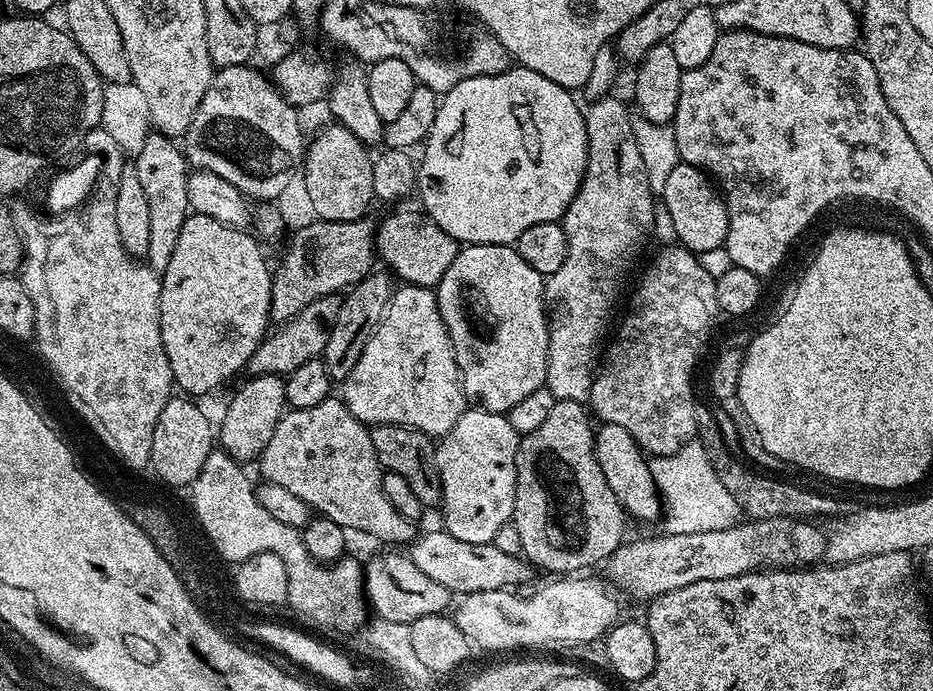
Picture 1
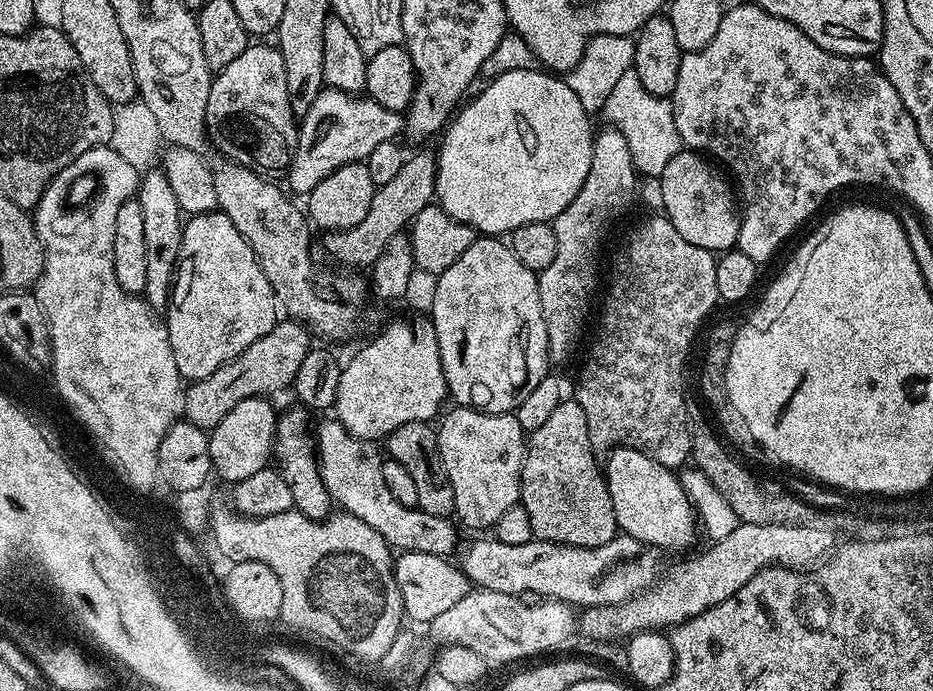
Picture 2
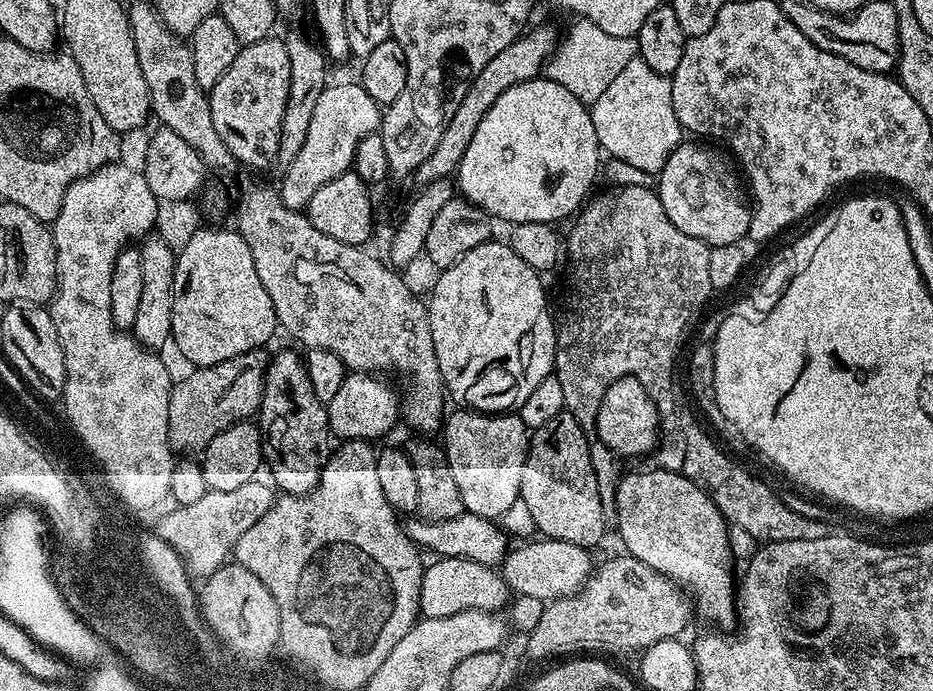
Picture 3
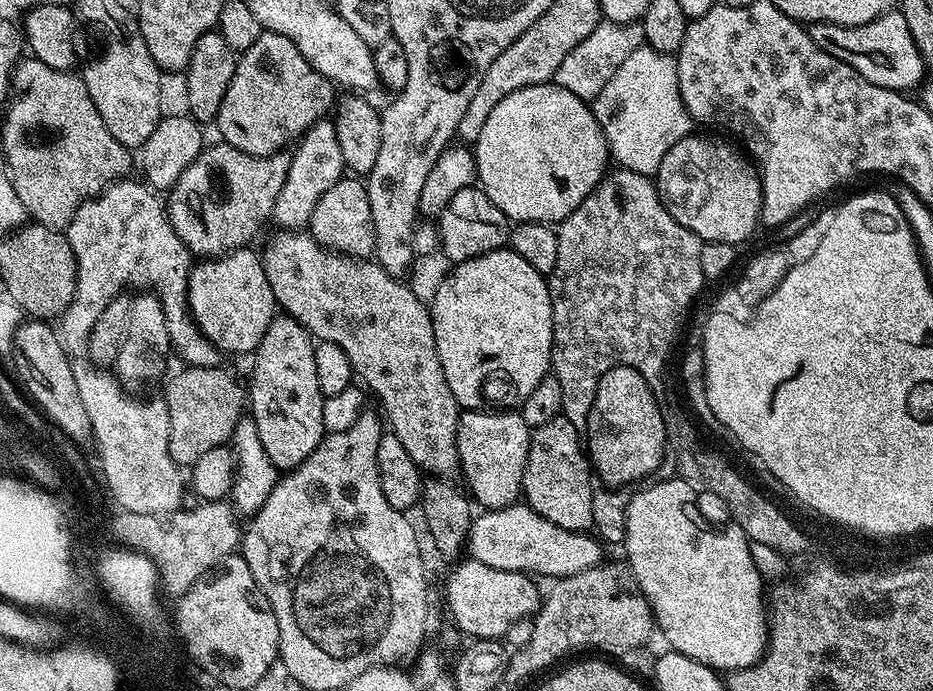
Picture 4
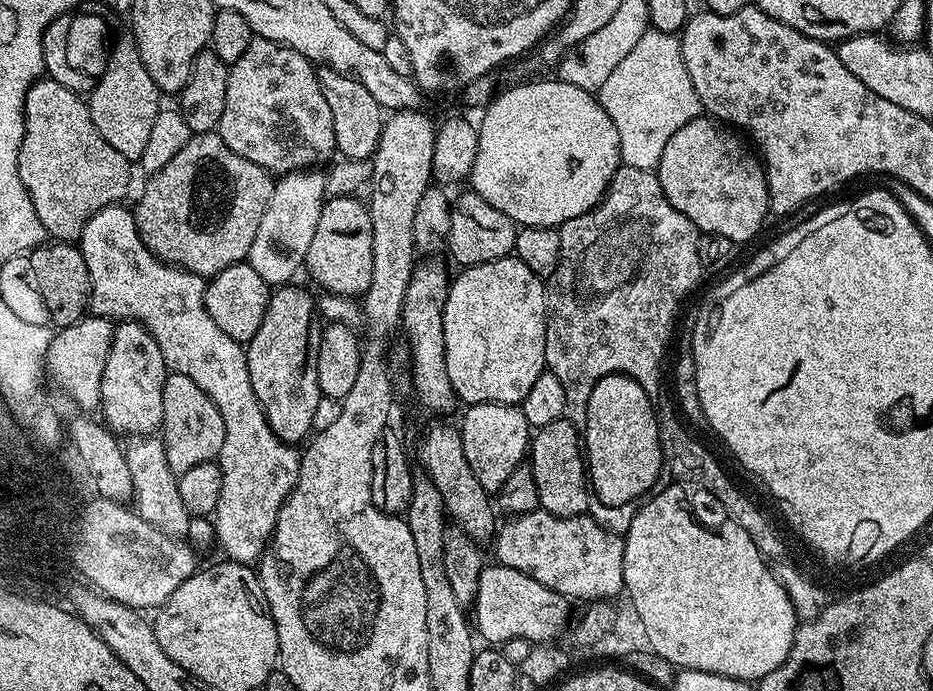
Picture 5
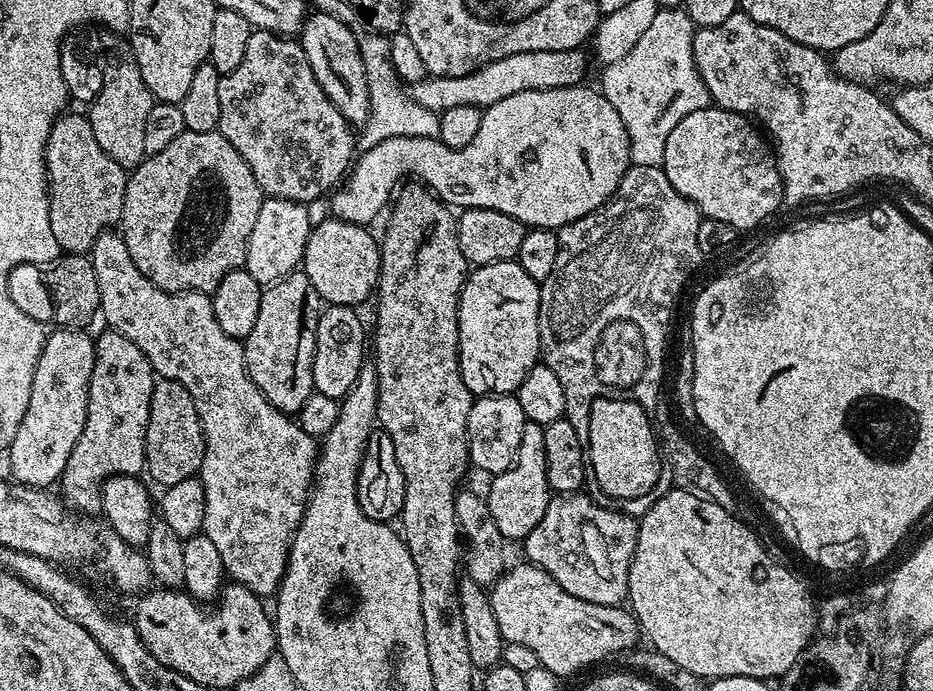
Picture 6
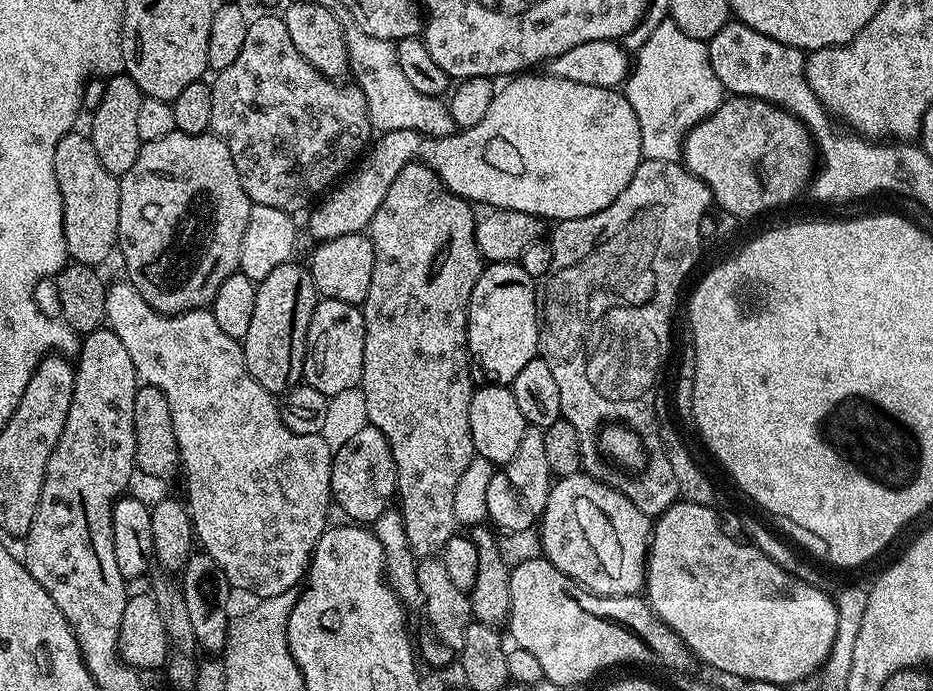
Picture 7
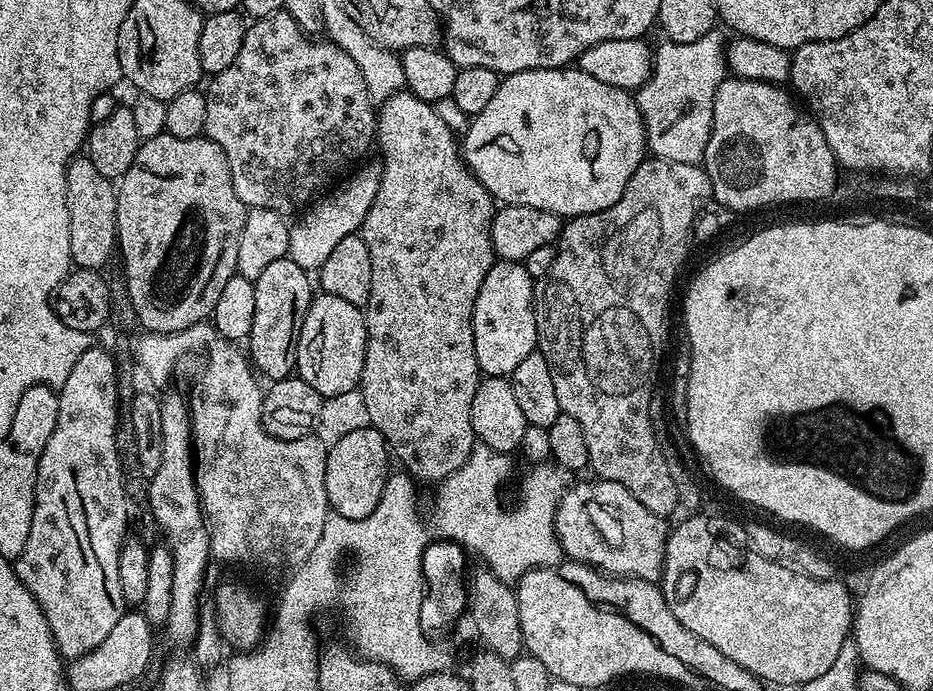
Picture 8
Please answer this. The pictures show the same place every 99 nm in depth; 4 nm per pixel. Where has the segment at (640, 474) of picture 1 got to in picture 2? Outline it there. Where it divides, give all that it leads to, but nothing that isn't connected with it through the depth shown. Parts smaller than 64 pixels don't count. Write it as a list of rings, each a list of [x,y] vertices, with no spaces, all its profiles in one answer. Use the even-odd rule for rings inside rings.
[[[614,448],[607,453],[602,471],[608,481],[610,502],[614,502],[617,529],[649,549],[680,552],[695,542],[696,532],[698,536],[696,509],[680,485],[679,475],[660,460],[663,459],[633,448]]]

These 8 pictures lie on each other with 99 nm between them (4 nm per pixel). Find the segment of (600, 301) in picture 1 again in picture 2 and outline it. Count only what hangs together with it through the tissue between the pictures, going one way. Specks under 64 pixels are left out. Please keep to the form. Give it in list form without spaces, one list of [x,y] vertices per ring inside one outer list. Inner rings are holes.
[[[611,126],[595,133],[592,141],[590,174],[582,182],[582,190],[550,221],[554,238],[558,238],[558,254],[546,270],[538,273],[538,302],[542,302],[542,322],[546,322],[548,359],[553,365],[564,364],[572,356],[580,331],[584,328],[584,311],[588,308],[588,295],[596,288],[596,252],[604,231],[619,216],[624,216],[636,200],[638,173],[630,158],[630,148],[618,130]]]

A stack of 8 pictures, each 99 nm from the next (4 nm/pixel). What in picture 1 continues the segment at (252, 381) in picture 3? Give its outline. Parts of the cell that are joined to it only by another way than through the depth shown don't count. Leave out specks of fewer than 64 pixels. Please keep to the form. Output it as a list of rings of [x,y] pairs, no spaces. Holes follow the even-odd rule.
[[[323,296],[312,300],[297,316],[283,321],[276,333],[265,335],[264,341],[256,347],[256,353],[248,360],[247,371],[253,376],[287,377],[288,373],[298,370],[302,362],[323,357],[326,342],[330,342],[330,330],[334,318],[338,318],[341,297]]]

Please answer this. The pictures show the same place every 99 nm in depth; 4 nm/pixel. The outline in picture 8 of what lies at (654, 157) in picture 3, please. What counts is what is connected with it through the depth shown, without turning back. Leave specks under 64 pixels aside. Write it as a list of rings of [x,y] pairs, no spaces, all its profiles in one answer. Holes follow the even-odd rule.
[[[714,30],[698,38],[698,42],[664,42],[660,49],[655,49],[650,78],[635,93],[636,104],[644,119],[646,148],[655,159],[687,164],[700,164],[703,161],[714,122],[714,96],[725,79],[726,40],[719,36],[719,31]]]

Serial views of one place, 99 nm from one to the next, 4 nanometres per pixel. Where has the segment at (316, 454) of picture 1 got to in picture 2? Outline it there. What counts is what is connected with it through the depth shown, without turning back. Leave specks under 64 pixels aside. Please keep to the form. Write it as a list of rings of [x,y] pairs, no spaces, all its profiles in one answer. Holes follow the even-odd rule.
[[[329,418],[321,426],[320,433],[315,433],[314,443],[322,482],[328,497],[339,511],[348,512],[354,518],[366,522],[370,530],[378,530],[388,547],[397,553],[417,552],[448,558],[452,551],[457,551],[457,525],[449,517],[426,514],[418,507],[407,508],[394,498],[394,494],[390,494],[380,469],[382,452],[376,449],[379,447],[375,443],[354,438],[335,418]]]

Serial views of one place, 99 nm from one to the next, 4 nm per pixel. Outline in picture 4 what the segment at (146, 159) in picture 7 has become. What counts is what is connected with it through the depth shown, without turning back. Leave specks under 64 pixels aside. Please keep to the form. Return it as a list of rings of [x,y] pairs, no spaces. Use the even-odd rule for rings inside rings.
[[[209,143],[204,151],[198,154],[198,158],[190,162],[186,170],[182,170],[178,182],[167,193],[168,200],[166,196],[168,220],[193,257],[215,258],[251,245],[256,231],[272,220],[274,202],[278,202],[278,194],[282,191],[282,182],[286,182],[291,161],[291,155],[284,150],[273,156],[246,156],[229,144]]]

